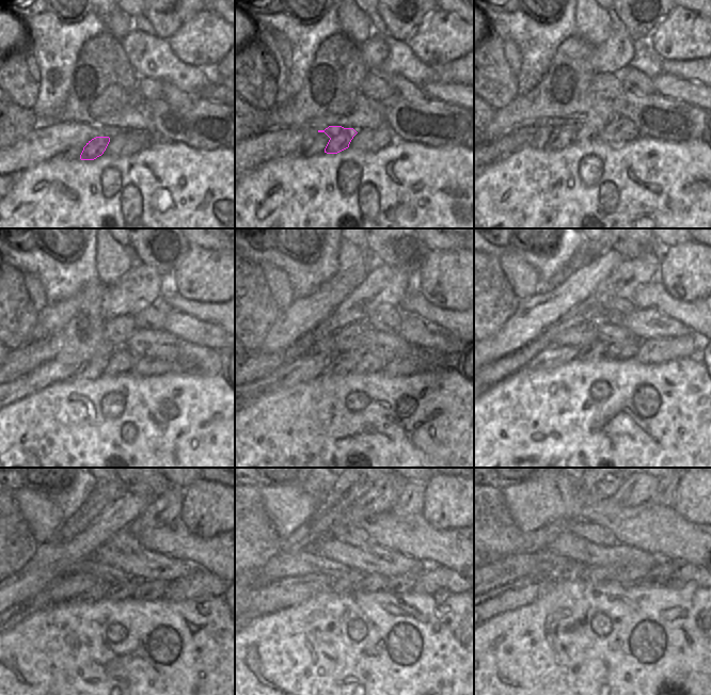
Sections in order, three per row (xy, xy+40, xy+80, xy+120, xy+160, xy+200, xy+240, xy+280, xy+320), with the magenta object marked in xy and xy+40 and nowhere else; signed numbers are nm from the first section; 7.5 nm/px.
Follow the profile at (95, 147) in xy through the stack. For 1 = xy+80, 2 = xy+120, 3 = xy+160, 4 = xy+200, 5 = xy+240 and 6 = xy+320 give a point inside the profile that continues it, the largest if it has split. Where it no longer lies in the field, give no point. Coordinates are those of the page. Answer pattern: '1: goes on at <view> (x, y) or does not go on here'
1: goes on at xy+80 (589, 129)
2: goes on at xy+120 (123, 361)
3: goes on at xy+160 (367, 363)
4: goes on at xy+200 (616, 351)
5: goes on at xy+240 (147, 589)
6: goes on at xy+320 (629, 575)

